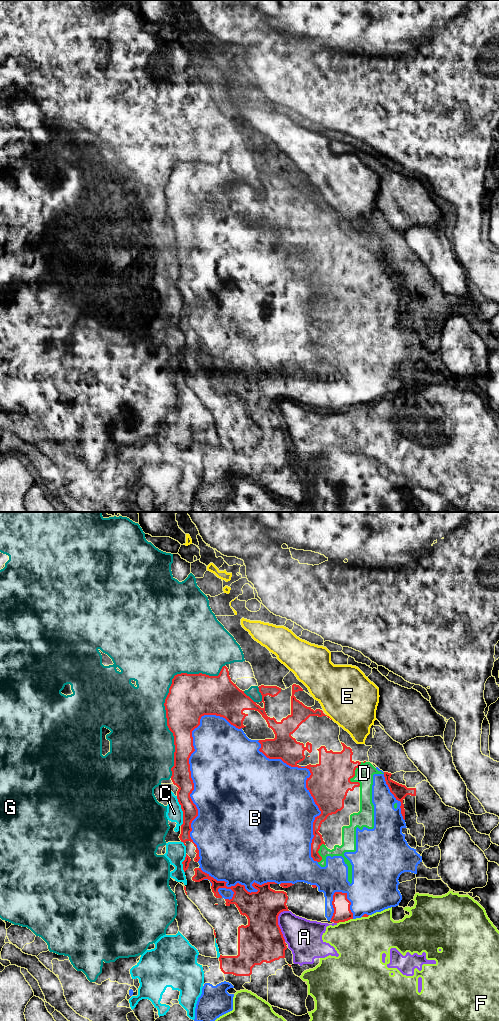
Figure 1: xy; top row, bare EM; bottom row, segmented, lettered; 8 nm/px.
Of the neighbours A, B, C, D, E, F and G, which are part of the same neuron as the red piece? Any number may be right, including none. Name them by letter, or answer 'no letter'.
A, B, D

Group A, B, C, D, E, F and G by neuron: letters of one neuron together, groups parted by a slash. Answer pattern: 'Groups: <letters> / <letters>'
Groups: A B D / C G / E / F

